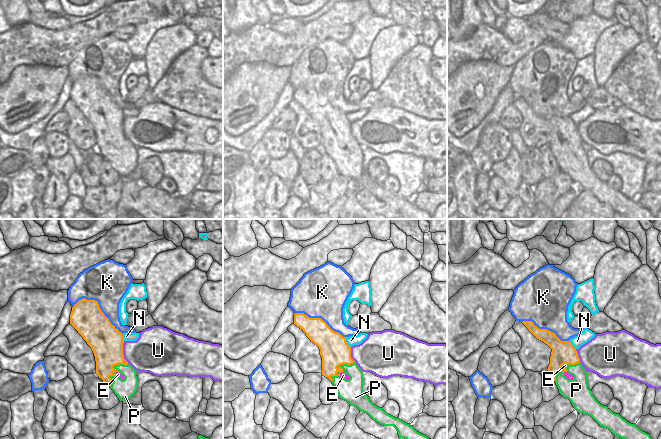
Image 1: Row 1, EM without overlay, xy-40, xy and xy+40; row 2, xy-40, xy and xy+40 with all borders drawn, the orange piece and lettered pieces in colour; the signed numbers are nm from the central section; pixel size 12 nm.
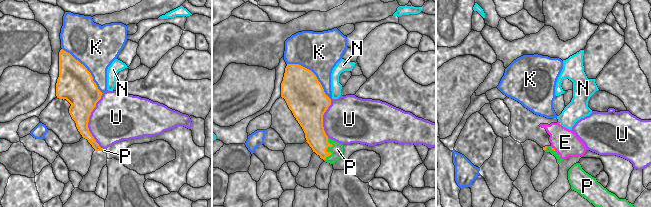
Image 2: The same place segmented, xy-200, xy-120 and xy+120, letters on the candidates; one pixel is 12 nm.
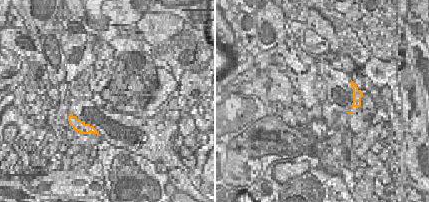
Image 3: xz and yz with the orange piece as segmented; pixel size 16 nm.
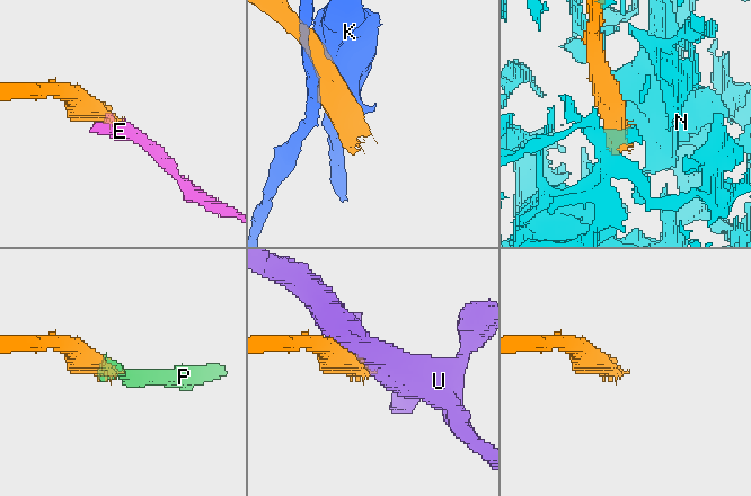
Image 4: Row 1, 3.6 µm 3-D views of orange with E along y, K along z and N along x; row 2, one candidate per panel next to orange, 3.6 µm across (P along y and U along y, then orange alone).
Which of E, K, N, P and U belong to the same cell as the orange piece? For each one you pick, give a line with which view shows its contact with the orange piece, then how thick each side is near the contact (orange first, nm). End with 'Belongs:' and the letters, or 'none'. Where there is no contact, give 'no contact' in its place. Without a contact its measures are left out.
P: xy | 360/170 nm
Belongs: P

